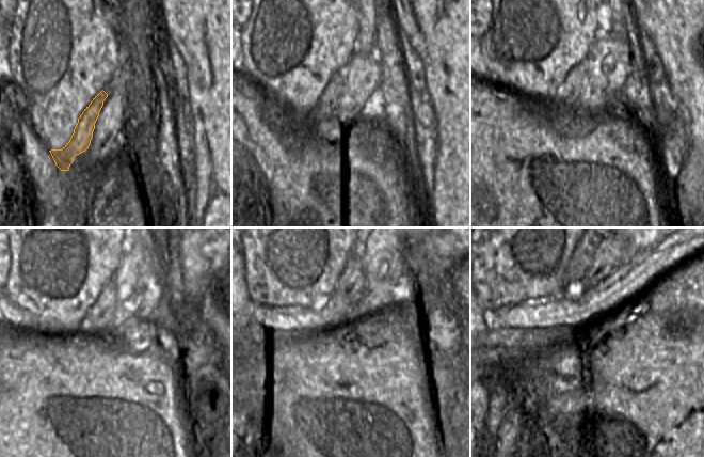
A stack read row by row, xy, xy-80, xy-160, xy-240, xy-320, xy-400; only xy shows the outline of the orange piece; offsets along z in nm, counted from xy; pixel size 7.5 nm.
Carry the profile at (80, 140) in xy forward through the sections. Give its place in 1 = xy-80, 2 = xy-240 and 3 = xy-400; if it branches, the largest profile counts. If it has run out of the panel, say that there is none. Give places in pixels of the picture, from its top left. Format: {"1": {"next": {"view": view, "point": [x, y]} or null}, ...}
{"1": {"next": {"view": "xy-80", "point": [325, 106]}}, "2": {"next": {"view": "xy-240", "point": [99, 315]}}, "3": {"next": {"view": "xy-400", "point": [610, 255]}}}

